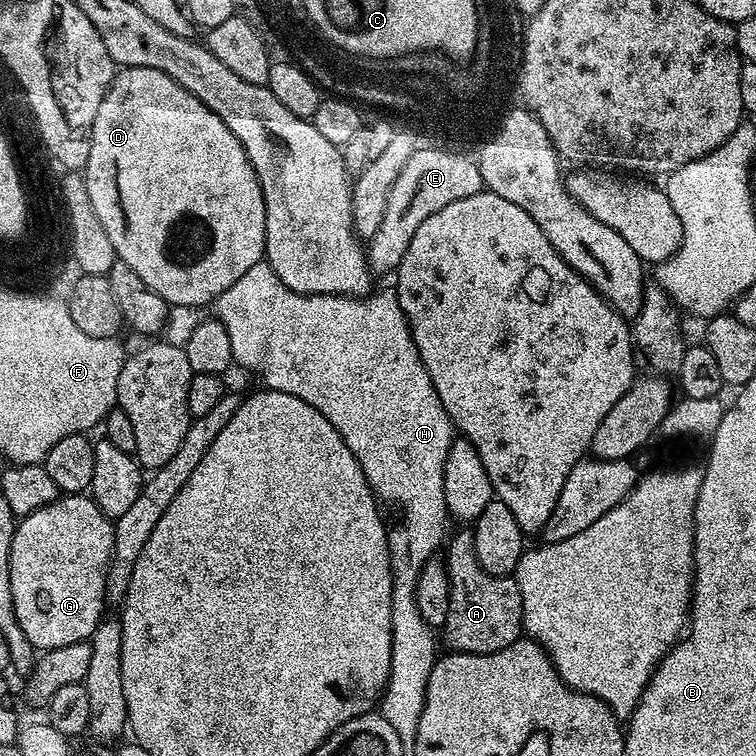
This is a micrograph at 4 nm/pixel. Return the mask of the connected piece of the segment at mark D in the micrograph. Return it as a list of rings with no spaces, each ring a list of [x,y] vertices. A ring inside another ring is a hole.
[[[120,68],[112,85],[108,88],[106,98],[102,98],[102,106],[98,108],[98,118],[94,118],[92,141],[90,142],[90,158],[82,170],[86,194],[90,194],[90,206],[94,206],[94,214],[98,214],[98,222],[102,222],[102,230],[110,234],[110,242],[114,242],[114,250],[119,263],[130,266],[154,294],[158,294],[168,305],[181,304],[187,308],[199,309],[200,304],[211,305],[223,292],[230,290],[250,266],[261,263],[265,259],[264,239],[266,238],[266,202],[262,198],[262,190],[258,182],[258,174],[254,174],[254,166],[250,166],[250,158],[230,134],[230,126],[214,114],[190,90],[178,86],[174,78],[162,74],[162,70],[149,68]]]

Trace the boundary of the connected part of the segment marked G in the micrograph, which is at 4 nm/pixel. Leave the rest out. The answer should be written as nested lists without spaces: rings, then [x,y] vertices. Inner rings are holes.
[[[64,494],[59,500],[50,502],[50,506],[42,506],[42,510],[34,510],[34,514],[23,517],[16,525],[16,533],[10,542],[10,590],[14,594],[14,614],[18,618],[18,626],[22,626],[22,634],[36,650],[47,650],[58,646],[70,646],[70,642],[88,640],[105,615],[106,574],[112,561],[112,547],[114,546],[113,521],[92,500],[88,494]]]

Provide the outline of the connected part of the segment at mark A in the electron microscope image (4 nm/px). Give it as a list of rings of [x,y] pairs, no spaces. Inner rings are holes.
[[[471,531],[454,532],[447,537],[446,551],[442,556],[450,582],[448,613],[446,614],[446,622],[442,626],[443,643],[445,640],[449,644],[447,647],[454,652],[474,652],[477,654],[487,654],[508,648],[522,636],[524,611],[522,610],[522,594],[518,590],[516,581],[512,576],[495,576],[482,570],[482,566],[478,562],[478,554],[474,550],[474,538]]]

